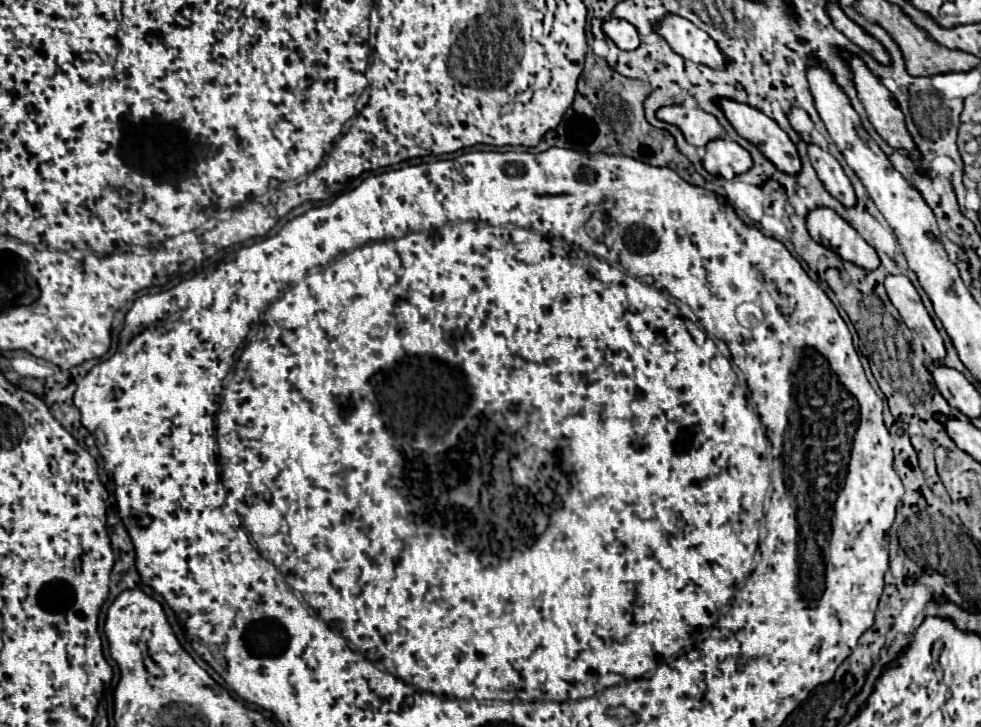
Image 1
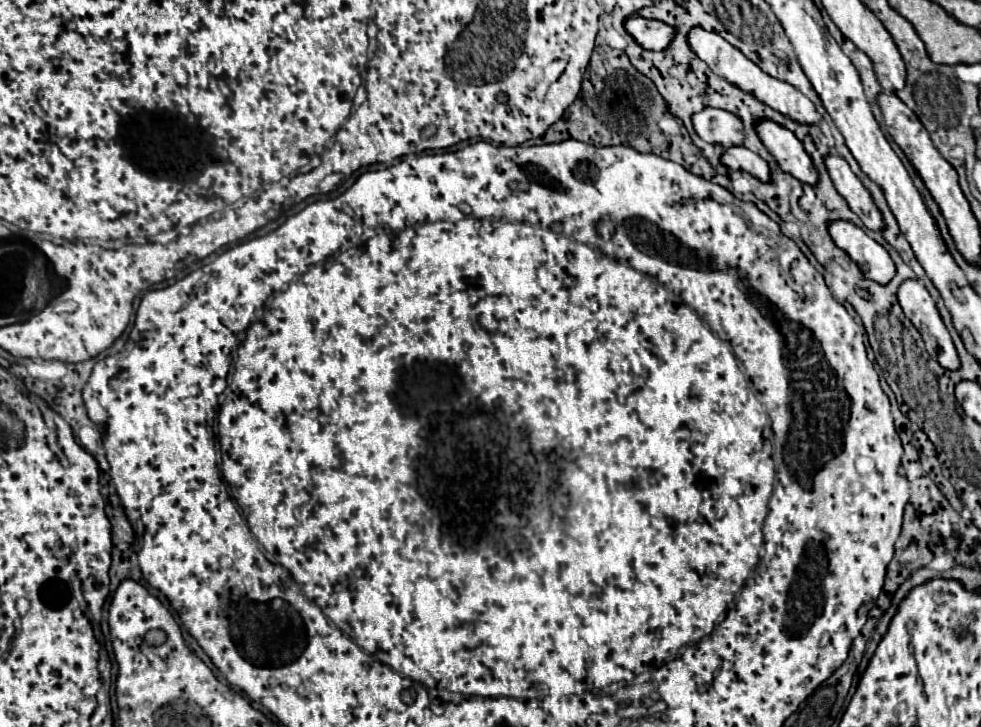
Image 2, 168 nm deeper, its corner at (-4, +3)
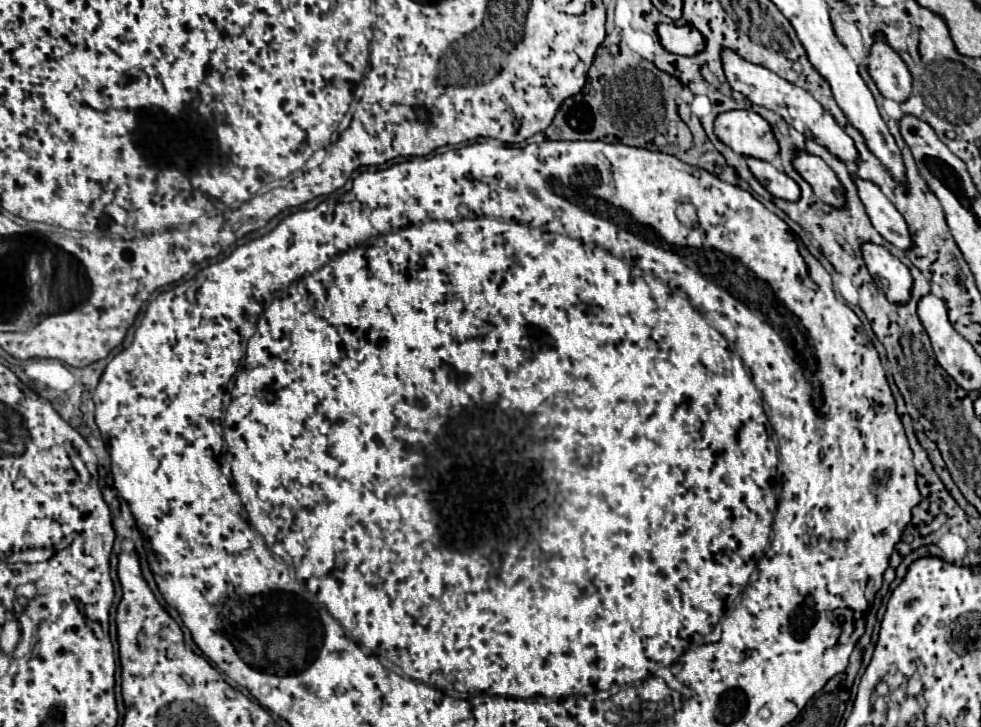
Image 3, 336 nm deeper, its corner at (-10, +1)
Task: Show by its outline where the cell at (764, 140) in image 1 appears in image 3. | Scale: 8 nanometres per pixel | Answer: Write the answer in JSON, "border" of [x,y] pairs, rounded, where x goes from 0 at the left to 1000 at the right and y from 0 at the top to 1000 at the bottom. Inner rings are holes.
{"border":[[[810,206],[808,231],[817,239],[817,245],[829,259],[829,264],[847,283],[859,283],[861,281],[861,261],[857,250],[853,248],[851,237],[835,217],[825,215],[819,206]]]}

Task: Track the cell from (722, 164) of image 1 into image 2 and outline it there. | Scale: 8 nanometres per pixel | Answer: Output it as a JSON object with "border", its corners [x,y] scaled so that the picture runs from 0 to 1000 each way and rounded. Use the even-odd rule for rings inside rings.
{"border":[[[749,201],[743,204],[737,215],[735,223],[743,231],[743,234],[759,234],[766,242],[770,242],[776,250],[784,250],[786,248],[786,237],[784,237],[784,226],[770,209],[761,206],[759,201]]]}

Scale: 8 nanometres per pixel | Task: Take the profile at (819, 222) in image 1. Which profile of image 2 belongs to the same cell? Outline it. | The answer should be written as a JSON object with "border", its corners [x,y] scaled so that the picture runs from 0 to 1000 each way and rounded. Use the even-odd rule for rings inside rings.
{"border":[[[853,303],[851,308],[847,308],[845,319],[851,336],[859,341],[870,360],[876,363],[878,374],[886,385],[892,385],[894,391],[906,391],[910,385],[912,363],[906,347],[890,327],[886,327],[876,311]]]}

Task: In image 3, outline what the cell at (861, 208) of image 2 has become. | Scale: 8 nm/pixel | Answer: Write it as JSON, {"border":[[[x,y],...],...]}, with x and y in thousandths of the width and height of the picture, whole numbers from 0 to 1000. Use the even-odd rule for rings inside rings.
{"border":[[[872,245],[872,256],[874,256],[876,272],[882,283],[882,292],[888,300],[890,314],[906,336],[910,336],[918,344],[925,344],[929,338],[929,322],[925,316],[920,297],[914,292],[914,286],[904,275],[904,270],[890,250]]]}

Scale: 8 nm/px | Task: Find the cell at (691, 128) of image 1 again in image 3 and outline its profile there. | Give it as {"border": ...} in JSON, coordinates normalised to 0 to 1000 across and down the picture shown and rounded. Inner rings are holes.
{"border":[[[764,151],[735,154],[729,162],[729,184],[755,215],[786,220],[792,209],[792,193],[786,184],[786,173]]]}

